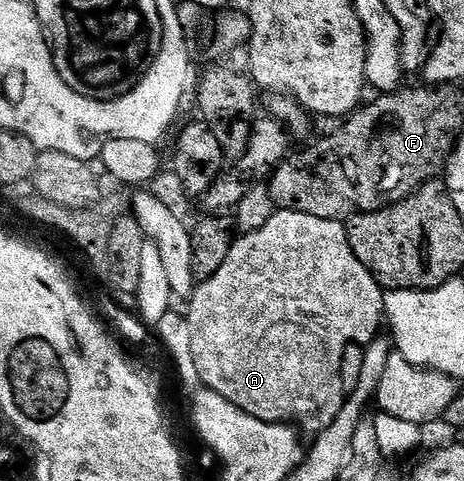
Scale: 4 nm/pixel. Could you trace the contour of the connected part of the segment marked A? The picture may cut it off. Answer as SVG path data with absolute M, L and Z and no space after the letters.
M274 210L271 221L267 221L263 229L253 231L250 235L241 235L234 242L231 253L227 253L227 261L223 261L223 266L219 268L219 273L215 273L215 277L200 280L194 286L193 294L187 303L189 306L187 318L191 329L191 354L195 359L201 382L208 390L227 397L231 405L235 405L251 417L259 417L259 421L296 424L302 432L318 433L327 429L335 421L335 417L343 409L347 396L340 377L344 351L353 344L366 345L372 342L382 330L385 319L385 291L376 277L365 268L363 261L355 257L345 229L346 224L336 219Z

